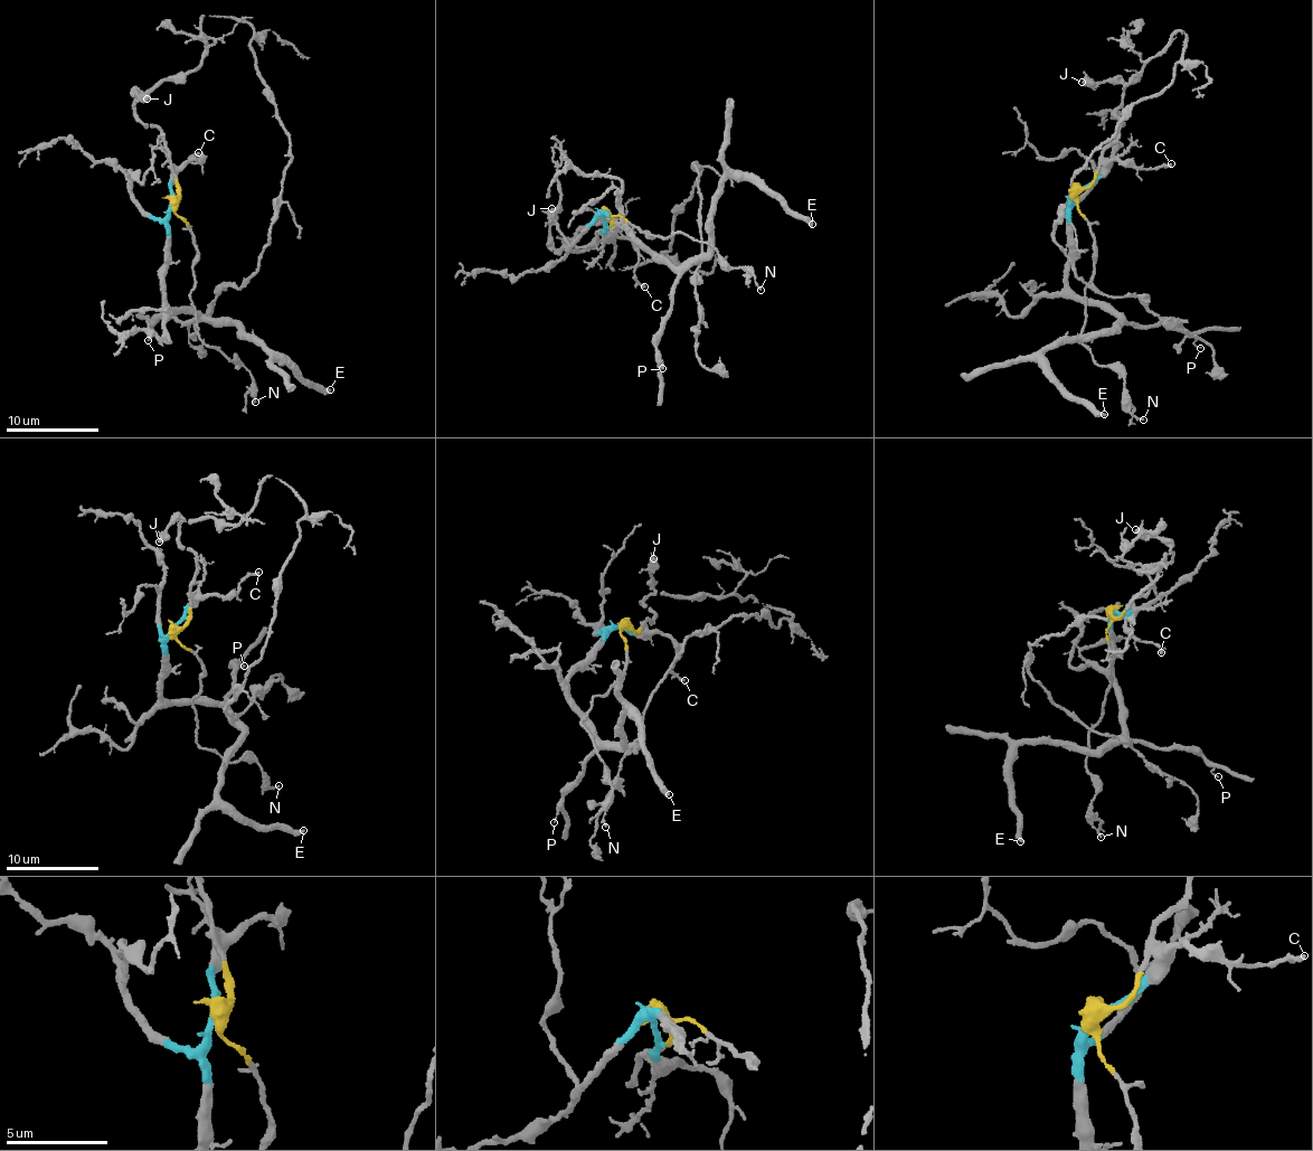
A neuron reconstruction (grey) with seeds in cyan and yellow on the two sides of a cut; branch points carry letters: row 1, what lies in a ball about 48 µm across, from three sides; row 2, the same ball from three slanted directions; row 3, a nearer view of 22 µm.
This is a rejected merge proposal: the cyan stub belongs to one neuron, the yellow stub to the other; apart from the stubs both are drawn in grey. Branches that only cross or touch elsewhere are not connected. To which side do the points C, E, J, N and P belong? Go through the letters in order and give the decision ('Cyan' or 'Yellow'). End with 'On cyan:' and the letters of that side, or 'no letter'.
C: Cyan
E: Cyan
J: Yellow
N: Yellow
P: Cyan
On cyan: C, E, P

